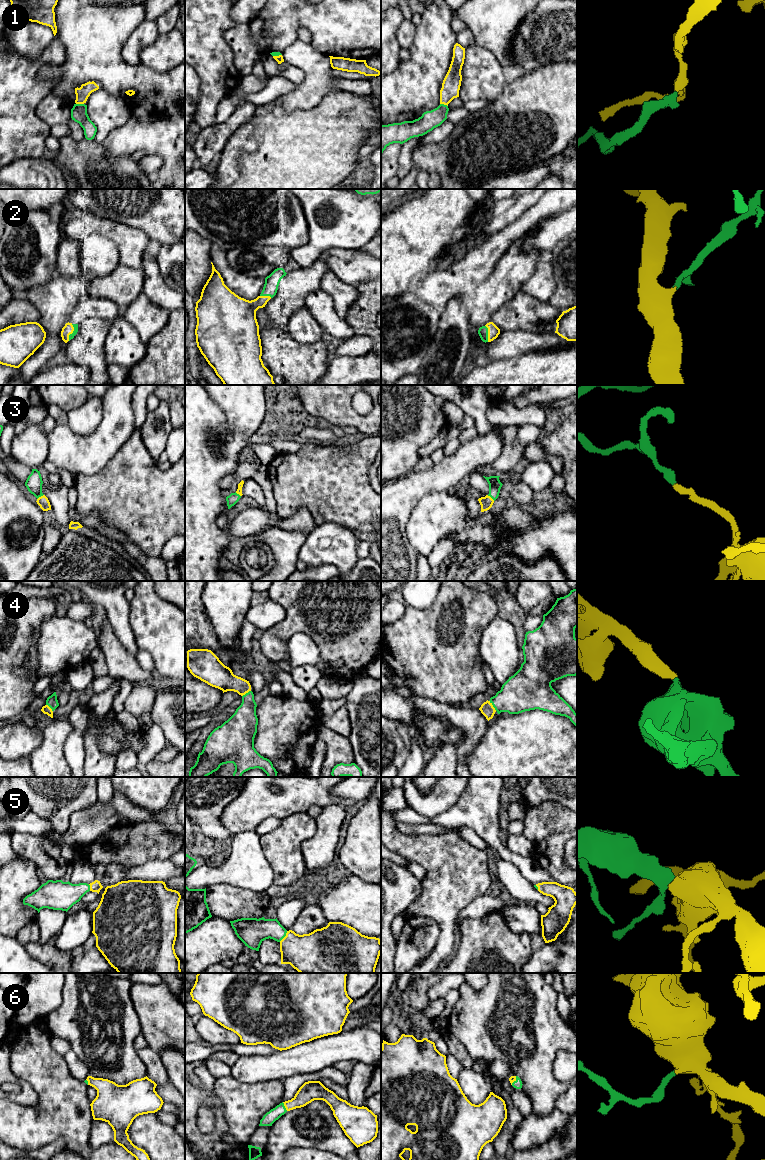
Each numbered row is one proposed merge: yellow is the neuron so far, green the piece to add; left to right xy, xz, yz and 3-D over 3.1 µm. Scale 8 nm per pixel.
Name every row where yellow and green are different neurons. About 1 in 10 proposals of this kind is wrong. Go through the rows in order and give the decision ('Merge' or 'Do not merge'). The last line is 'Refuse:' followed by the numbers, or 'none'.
1: Merge
2: Merge
3: Merge
4: Merge
5: Merge
6: Merge
Refuse: none

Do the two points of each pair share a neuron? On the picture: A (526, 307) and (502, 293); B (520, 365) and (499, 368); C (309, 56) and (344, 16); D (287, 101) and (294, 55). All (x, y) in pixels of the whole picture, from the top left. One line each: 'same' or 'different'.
A: different
B: same
C: different
D: same

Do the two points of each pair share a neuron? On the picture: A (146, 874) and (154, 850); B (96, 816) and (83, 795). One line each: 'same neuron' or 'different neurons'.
A: different neurons
B: different neurons

